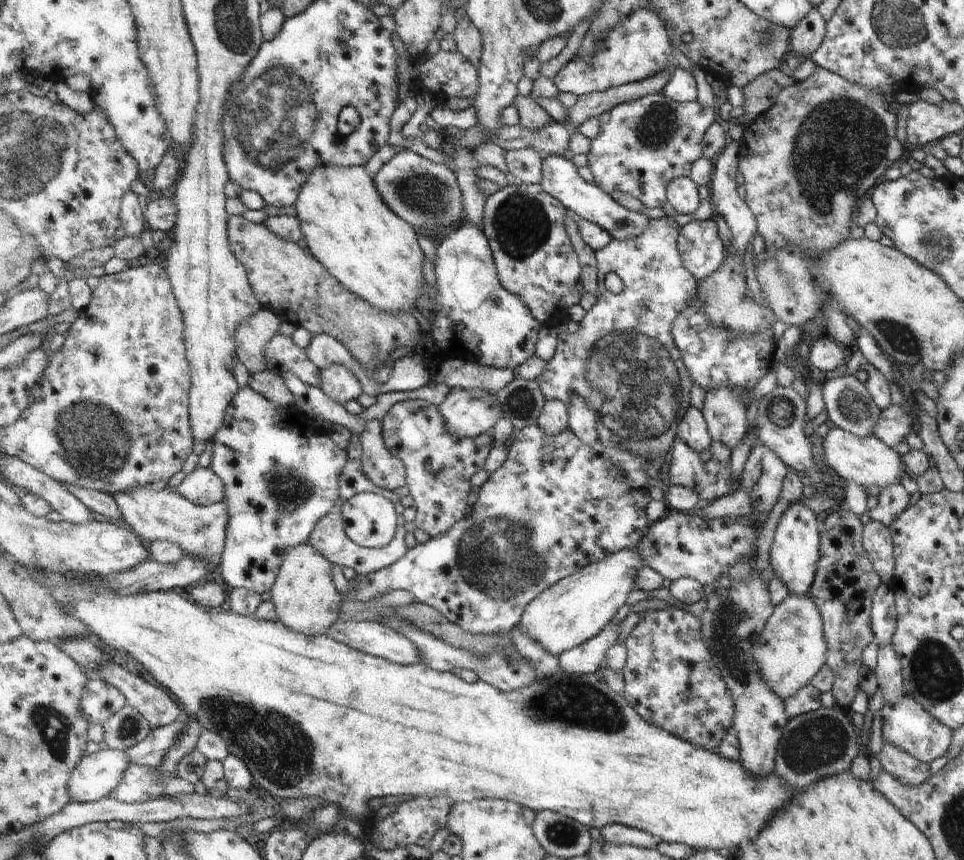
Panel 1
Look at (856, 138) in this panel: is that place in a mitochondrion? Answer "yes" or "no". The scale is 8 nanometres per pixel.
yes

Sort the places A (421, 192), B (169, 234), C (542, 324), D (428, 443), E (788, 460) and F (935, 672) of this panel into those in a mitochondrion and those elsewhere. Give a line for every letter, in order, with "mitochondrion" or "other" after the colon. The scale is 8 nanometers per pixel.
A: mitochondrion
B: other
C: other
D: mitochondrion
E: other
F: mitochondrion

